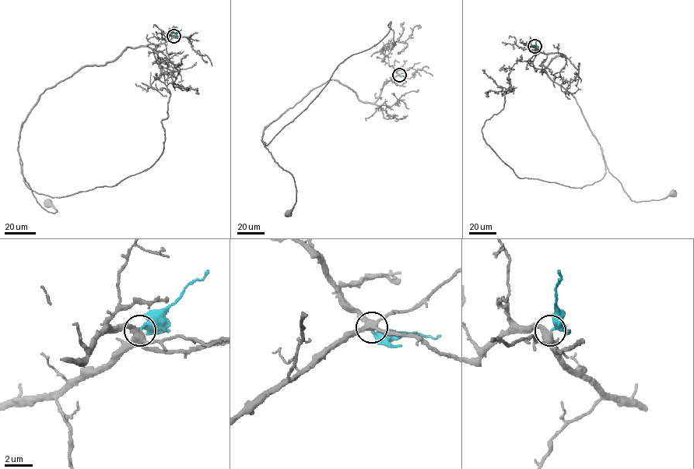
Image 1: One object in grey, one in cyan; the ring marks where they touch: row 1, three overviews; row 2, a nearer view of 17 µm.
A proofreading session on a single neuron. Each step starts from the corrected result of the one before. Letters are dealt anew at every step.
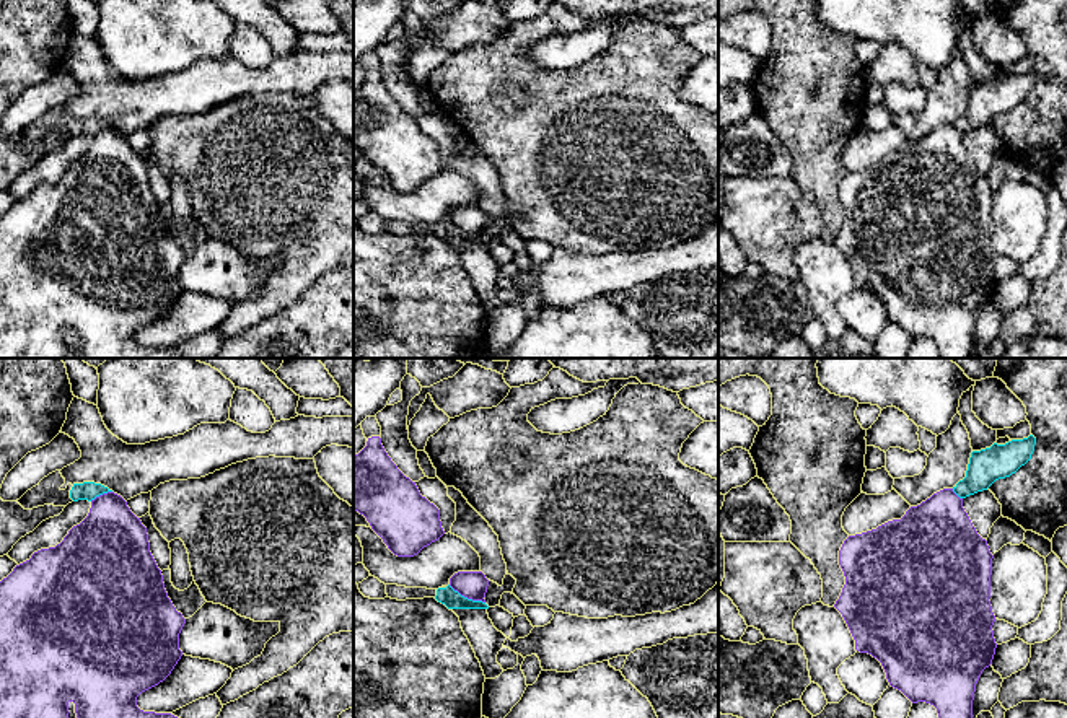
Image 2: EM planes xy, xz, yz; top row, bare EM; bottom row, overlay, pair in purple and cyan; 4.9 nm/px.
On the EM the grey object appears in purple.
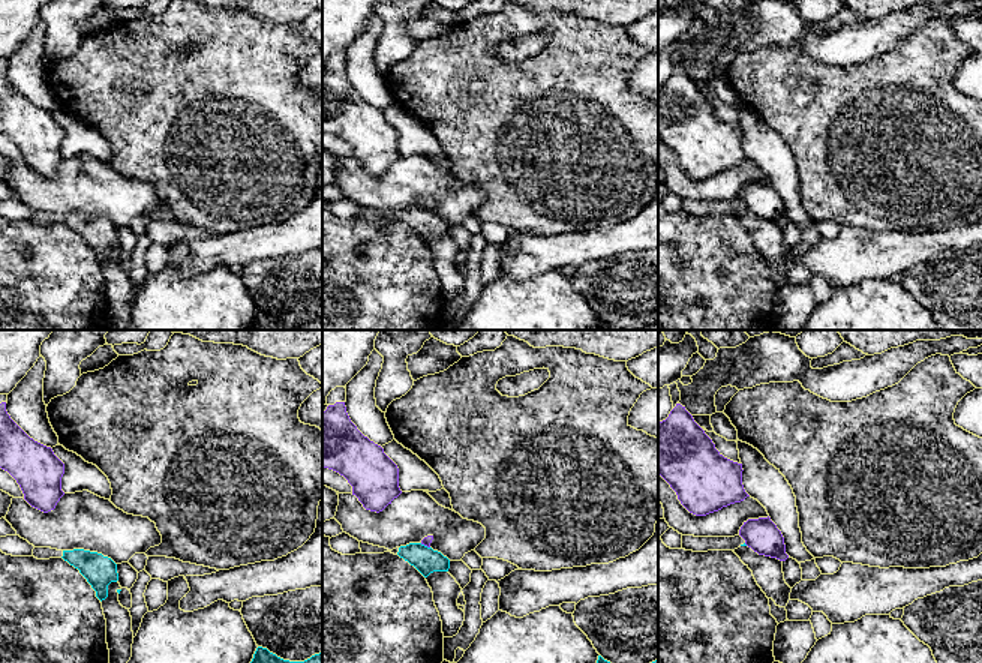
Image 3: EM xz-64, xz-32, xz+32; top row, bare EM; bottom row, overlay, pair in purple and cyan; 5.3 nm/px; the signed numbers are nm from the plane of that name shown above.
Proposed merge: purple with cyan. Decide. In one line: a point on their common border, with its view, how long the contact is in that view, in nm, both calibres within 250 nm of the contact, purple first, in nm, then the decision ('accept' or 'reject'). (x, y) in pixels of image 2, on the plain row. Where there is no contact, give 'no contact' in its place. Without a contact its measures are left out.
meets purple in xz at (466, 232); contact 200 nm long; 140 nm thick on the purple side, 90 nm on the other; reject

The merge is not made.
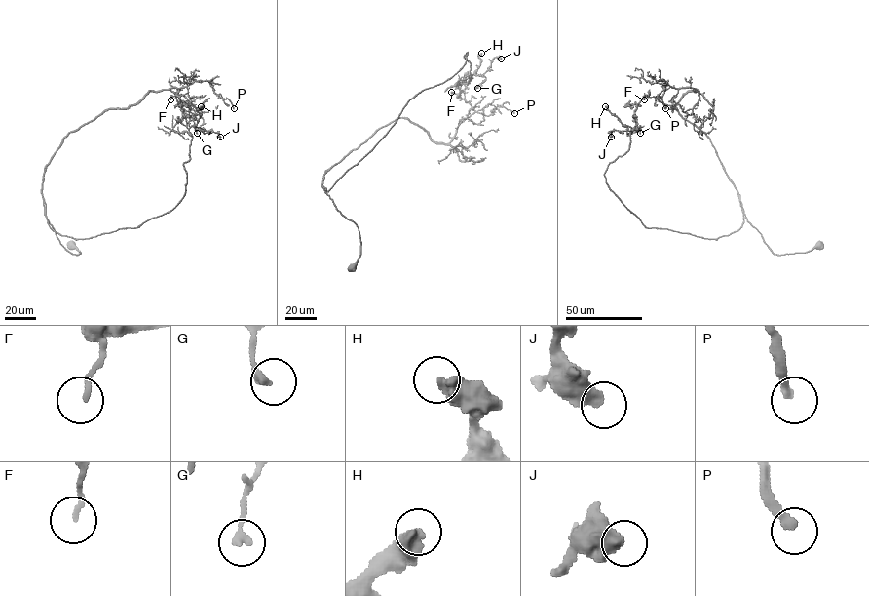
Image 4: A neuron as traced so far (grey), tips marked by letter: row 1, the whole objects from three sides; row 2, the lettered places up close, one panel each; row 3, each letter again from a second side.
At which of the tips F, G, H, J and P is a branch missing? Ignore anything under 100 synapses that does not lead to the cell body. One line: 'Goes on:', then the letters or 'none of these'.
Goes on: none of these

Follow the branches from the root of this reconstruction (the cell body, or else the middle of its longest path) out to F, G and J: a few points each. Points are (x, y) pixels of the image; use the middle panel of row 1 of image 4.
F: (352, 267), (358, 228), (325, 191), (410, 99), (451, 78), (467, 52), (472, 78), (451, 92)
G: (352, 267), (358, 228), (325, 191), (410, 99), (451, 78), (467, 52), (470, 79), (486, 78), (477, 88)
J: (352, 267), (358, 228), (325, 191), (410, 99), (451, 78), (467, 52), (470, 79), (501, 59)

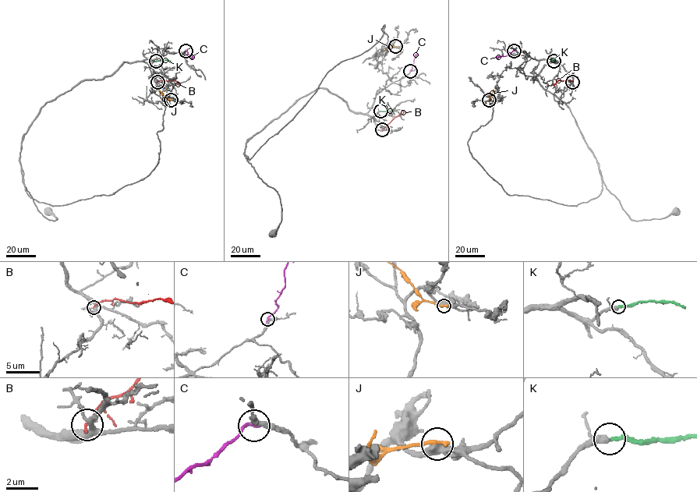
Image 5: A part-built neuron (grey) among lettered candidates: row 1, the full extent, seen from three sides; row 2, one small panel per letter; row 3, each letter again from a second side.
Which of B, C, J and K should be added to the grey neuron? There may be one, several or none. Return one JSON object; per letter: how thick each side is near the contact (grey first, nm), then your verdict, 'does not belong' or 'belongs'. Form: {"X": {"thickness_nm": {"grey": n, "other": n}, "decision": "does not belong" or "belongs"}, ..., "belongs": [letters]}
{"B": {"thickness_nm": {"grey": 320, "other": 180}, "decision": "does not belong"}, "C": {"thickness_nm": {"grey": 320, "other": 220}, "decision": "does not belong"}, "J": {"thickness_nm": {"grey": 480, "other": 320}, "decision": "does not belong"}, "K": {"thickness_nm": {"grey": 320, "other": 280}, "decision": "belongs"}, "belongs": ["K"]}

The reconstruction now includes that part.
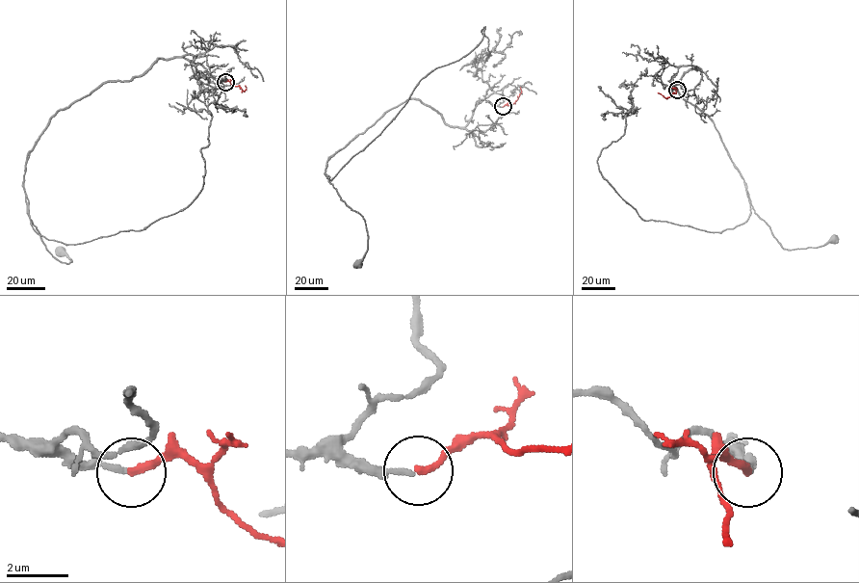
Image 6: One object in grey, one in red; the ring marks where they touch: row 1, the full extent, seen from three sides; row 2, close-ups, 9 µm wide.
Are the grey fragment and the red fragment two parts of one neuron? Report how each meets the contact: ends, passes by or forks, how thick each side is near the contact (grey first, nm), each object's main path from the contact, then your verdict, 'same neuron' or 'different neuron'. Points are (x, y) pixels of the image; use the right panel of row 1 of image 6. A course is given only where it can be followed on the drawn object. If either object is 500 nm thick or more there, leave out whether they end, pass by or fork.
grey ends; red ends; calibres 160 and 240 nm; course grey (677, 90), (669, 80), (679, 67), (695, 66), (669, 89), (713, 120), (753, 209), (784, 249), (834, 238); course red (677, 90), (668, 97), (658, 92); same neuron

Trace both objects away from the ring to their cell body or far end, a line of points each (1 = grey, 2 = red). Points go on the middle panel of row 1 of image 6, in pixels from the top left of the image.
1: (503, 107), (480, 99), (458, 127), (406, 99), (328, 160), (327, 180), (364, 221), (358, 264)
2: (503, 106), (514, 102), (521, 92), (520, 87)

